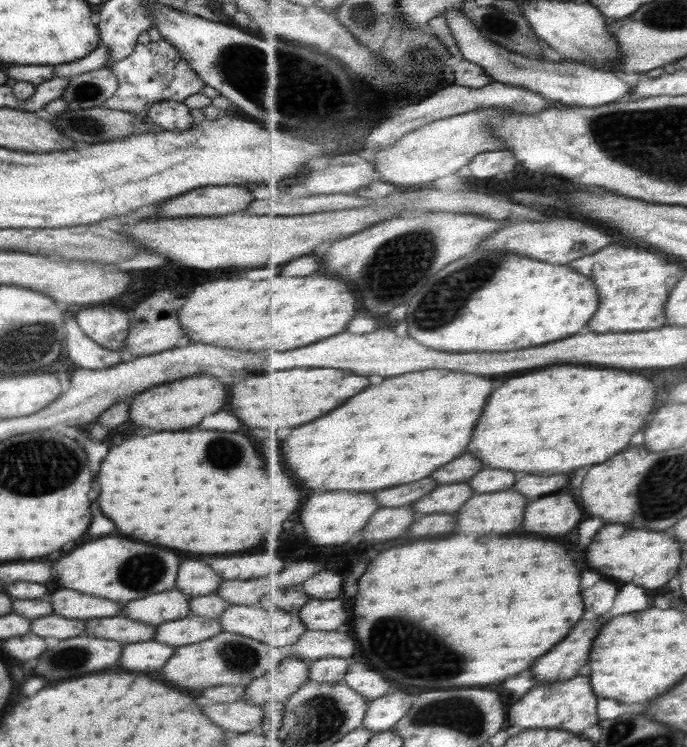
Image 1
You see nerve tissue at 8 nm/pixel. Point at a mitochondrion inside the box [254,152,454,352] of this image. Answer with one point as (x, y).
(409, 246)

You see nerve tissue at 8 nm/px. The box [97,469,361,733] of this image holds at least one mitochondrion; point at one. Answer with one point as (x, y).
(143, 572)

